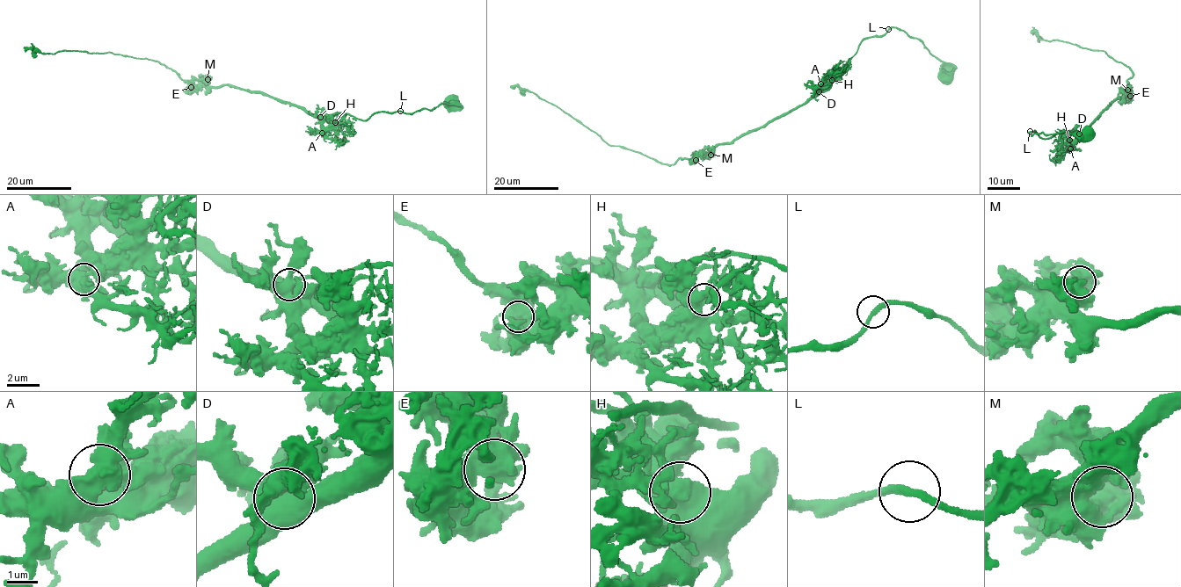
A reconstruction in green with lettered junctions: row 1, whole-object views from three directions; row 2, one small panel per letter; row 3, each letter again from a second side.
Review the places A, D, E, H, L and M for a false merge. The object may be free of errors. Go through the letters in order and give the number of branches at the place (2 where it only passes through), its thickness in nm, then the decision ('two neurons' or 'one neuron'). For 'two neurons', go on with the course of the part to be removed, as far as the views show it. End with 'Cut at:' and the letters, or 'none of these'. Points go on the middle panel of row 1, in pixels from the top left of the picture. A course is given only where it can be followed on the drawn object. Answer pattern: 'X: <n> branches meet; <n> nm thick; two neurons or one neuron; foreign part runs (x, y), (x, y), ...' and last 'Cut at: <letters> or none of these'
A: 4 branches meet; 550 nm thick; one neuron
D: 4 branches meet; 650 nm thick; one neuron
E: 4 branches meet; 650 nm thick; one neuron
H: 1 branches meet; 850 nm thick; one neuron
L: 2 branches meet; 240 nm thick; one neuron
M: 4 branches meet; 600 nm thick; one neuron
Cut at: none of these

